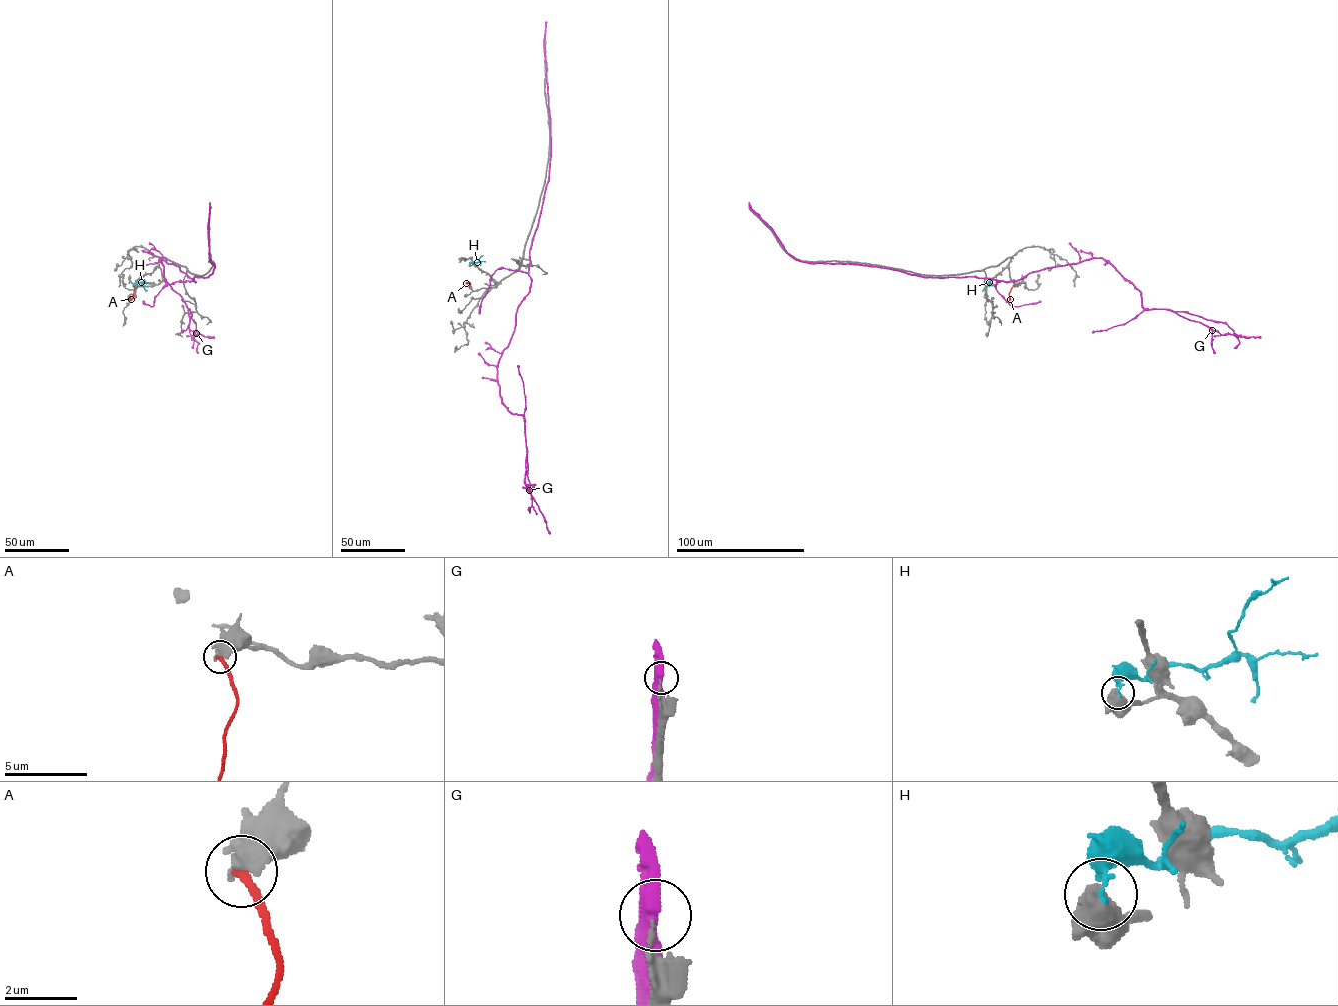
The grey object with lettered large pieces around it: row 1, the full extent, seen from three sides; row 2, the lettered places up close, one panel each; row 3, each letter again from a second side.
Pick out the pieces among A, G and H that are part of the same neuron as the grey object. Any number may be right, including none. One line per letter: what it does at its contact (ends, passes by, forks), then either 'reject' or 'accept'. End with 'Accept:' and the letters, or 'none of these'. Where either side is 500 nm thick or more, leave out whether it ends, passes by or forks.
A: it ends there; accept
G: it passes by; reject
H: reject
Accept: A

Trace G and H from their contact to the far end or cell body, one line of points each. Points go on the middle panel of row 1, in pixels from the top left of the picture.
G: (546, 22), (548, 180), (530, 250), (531, 286), (497, 382), (503, 403), (524, 418), (525, 484), (550, 533)
H: (469, 264), (477, 262), (483, 255)

